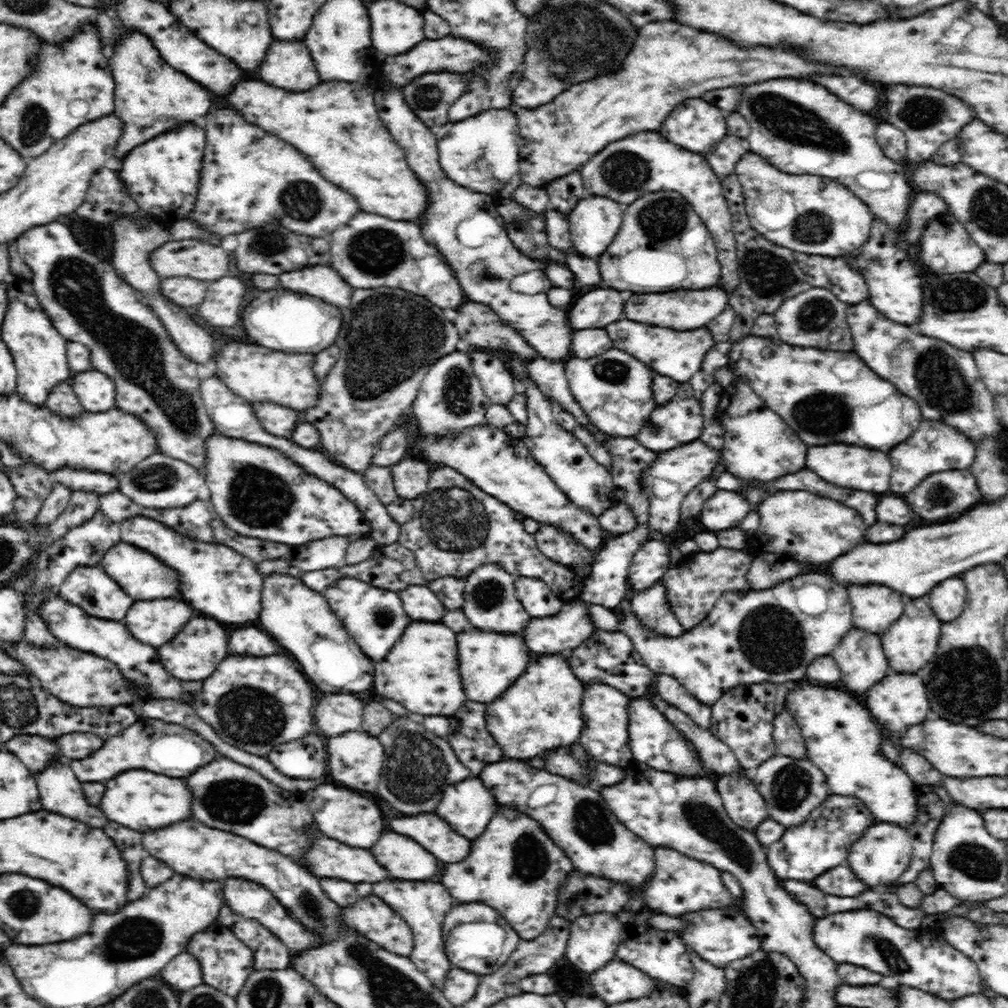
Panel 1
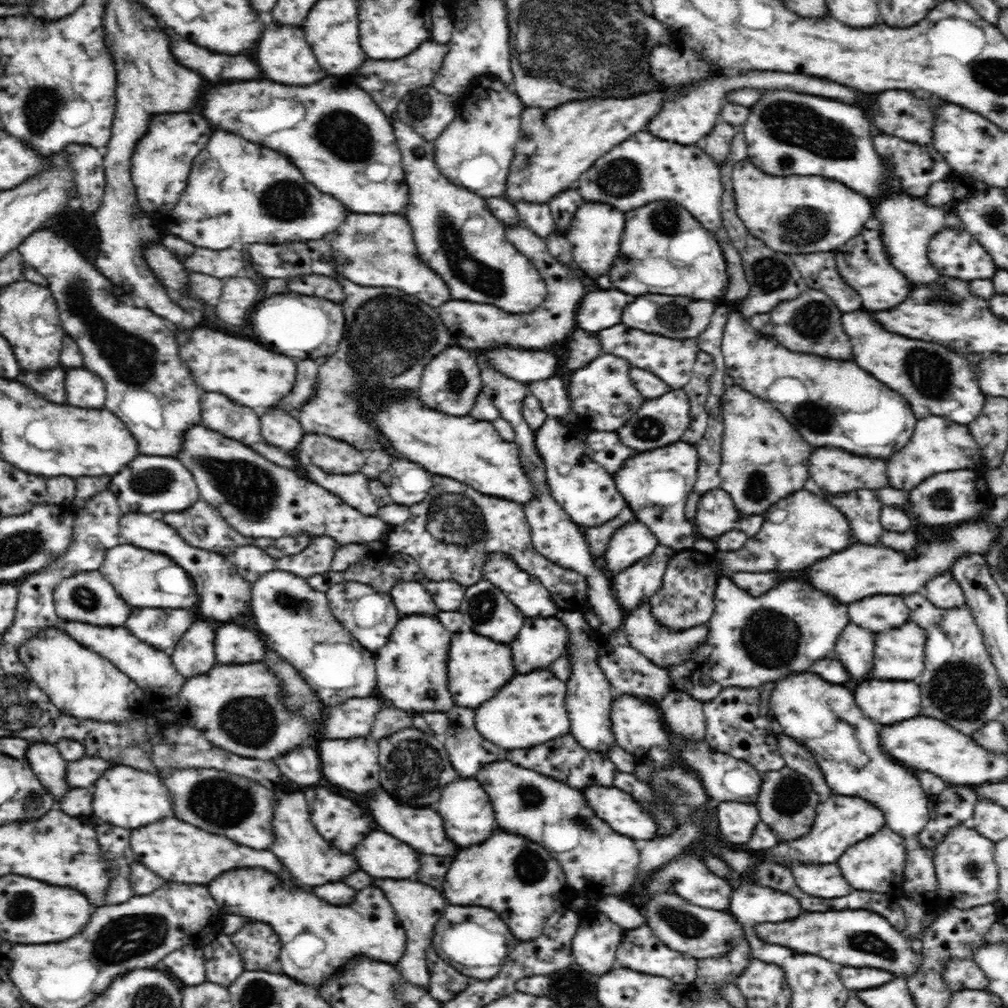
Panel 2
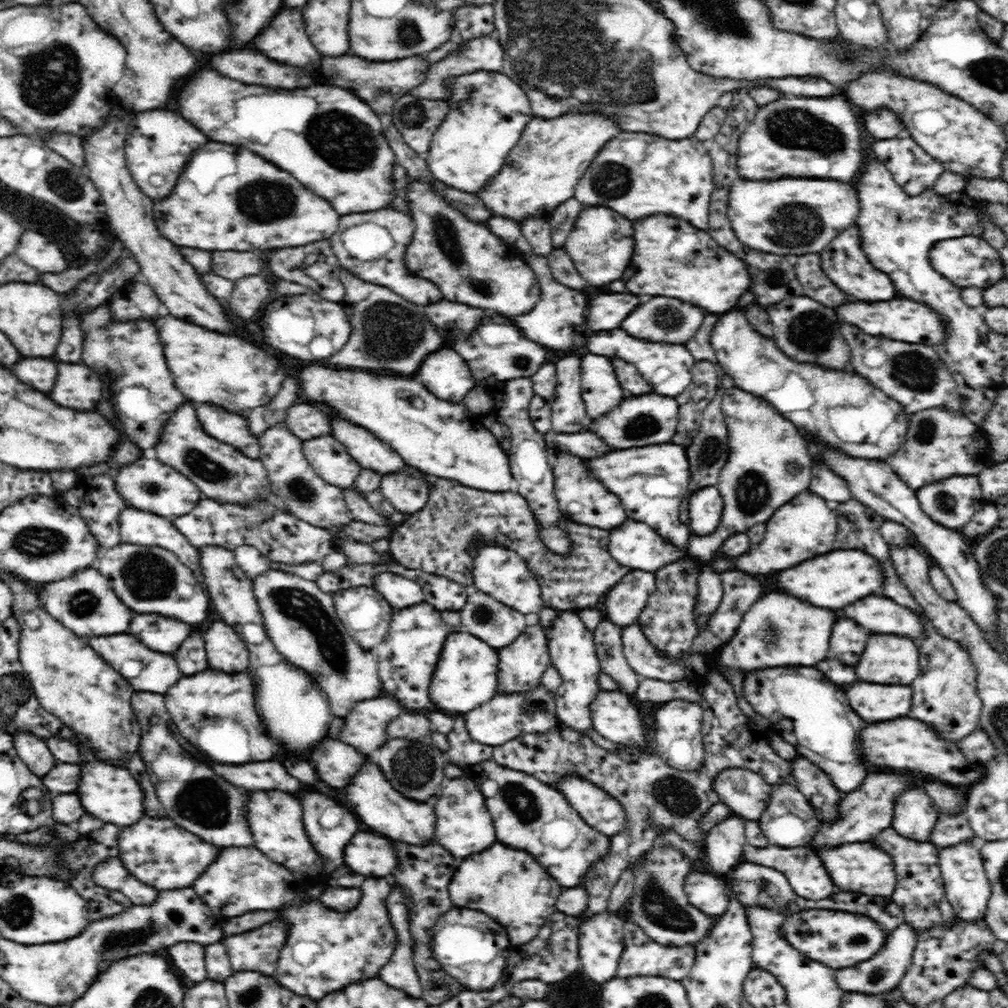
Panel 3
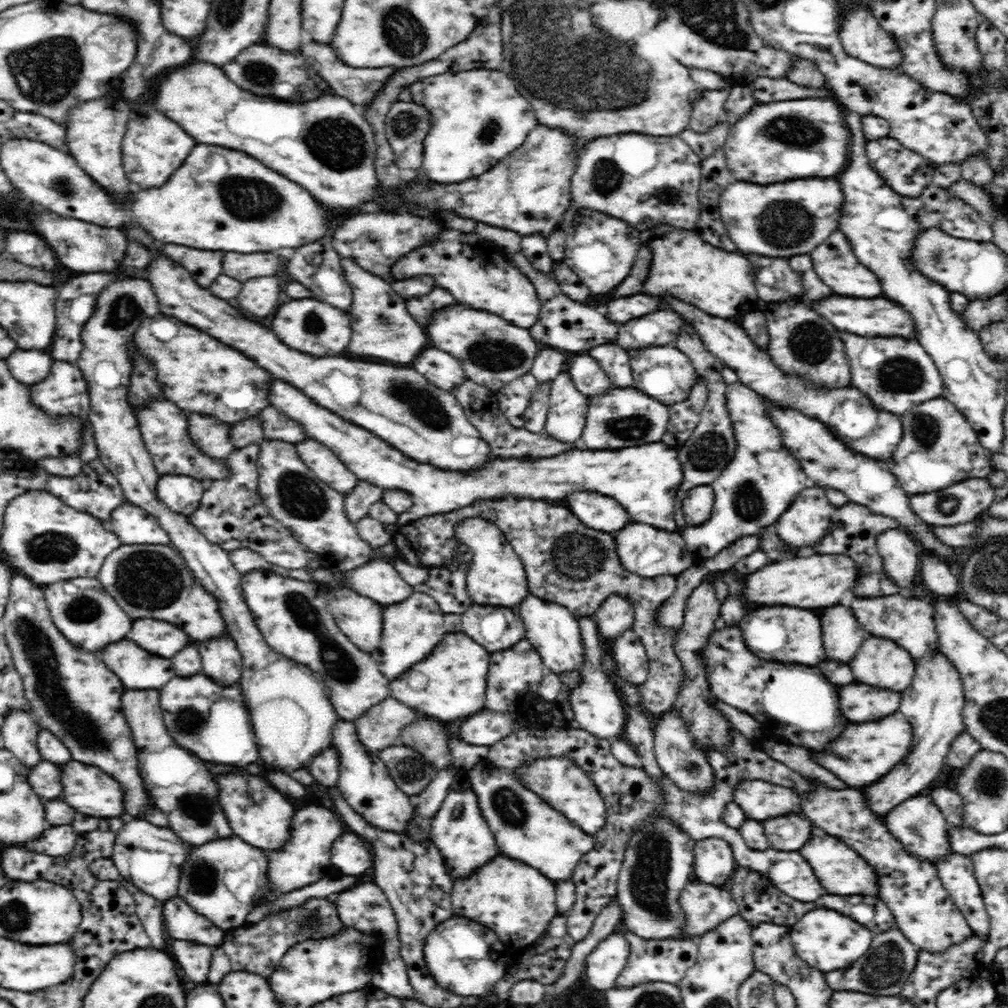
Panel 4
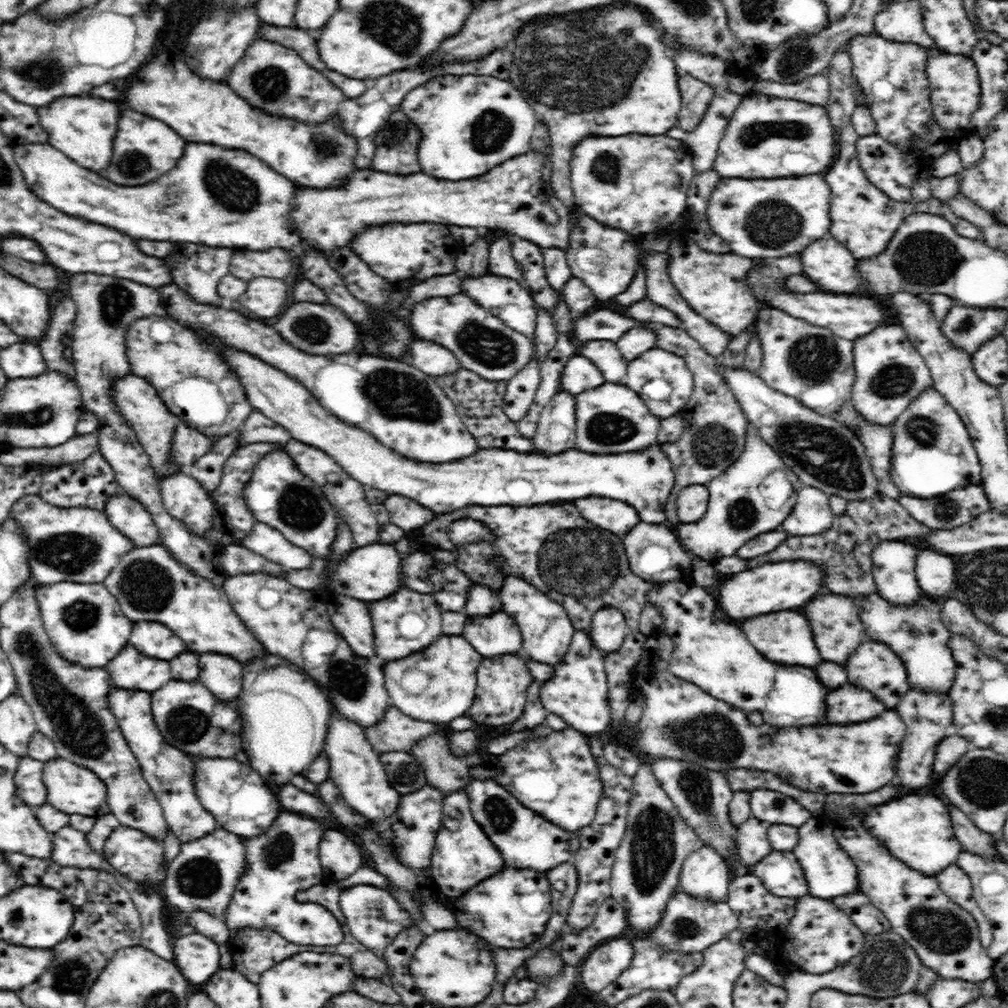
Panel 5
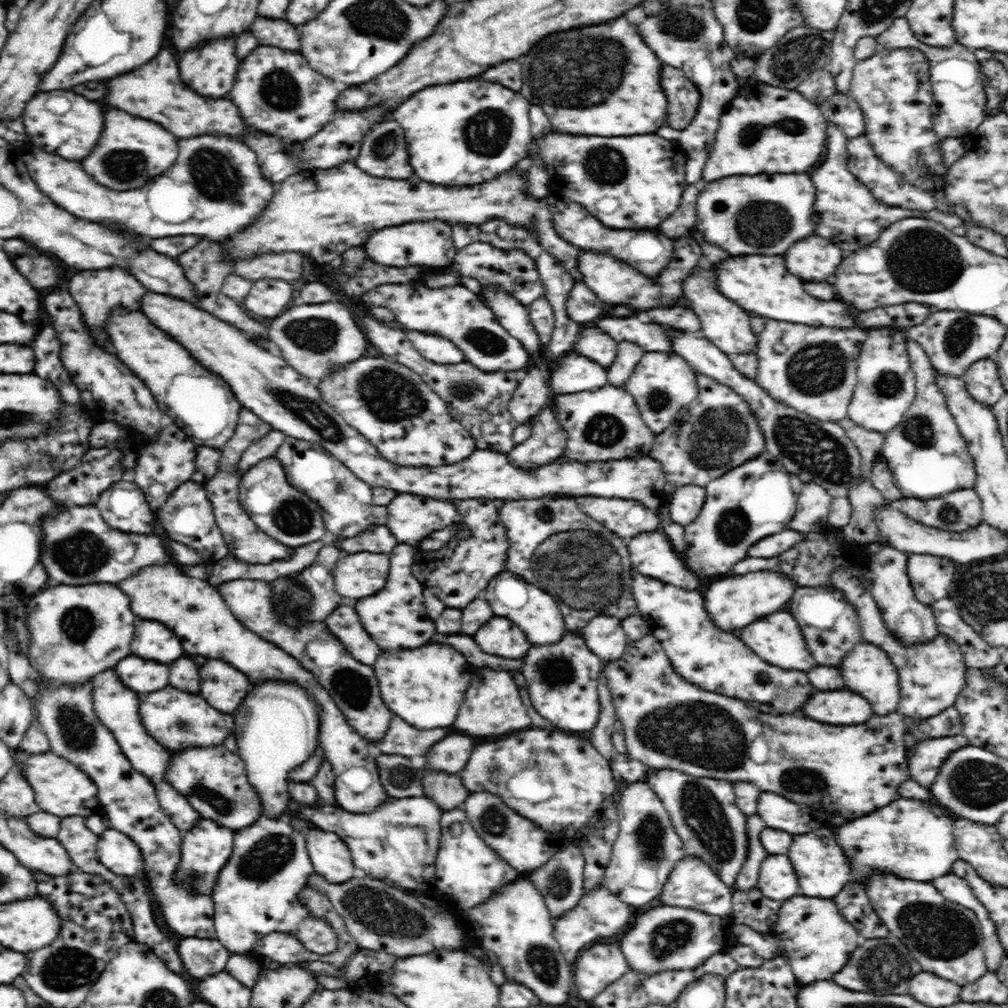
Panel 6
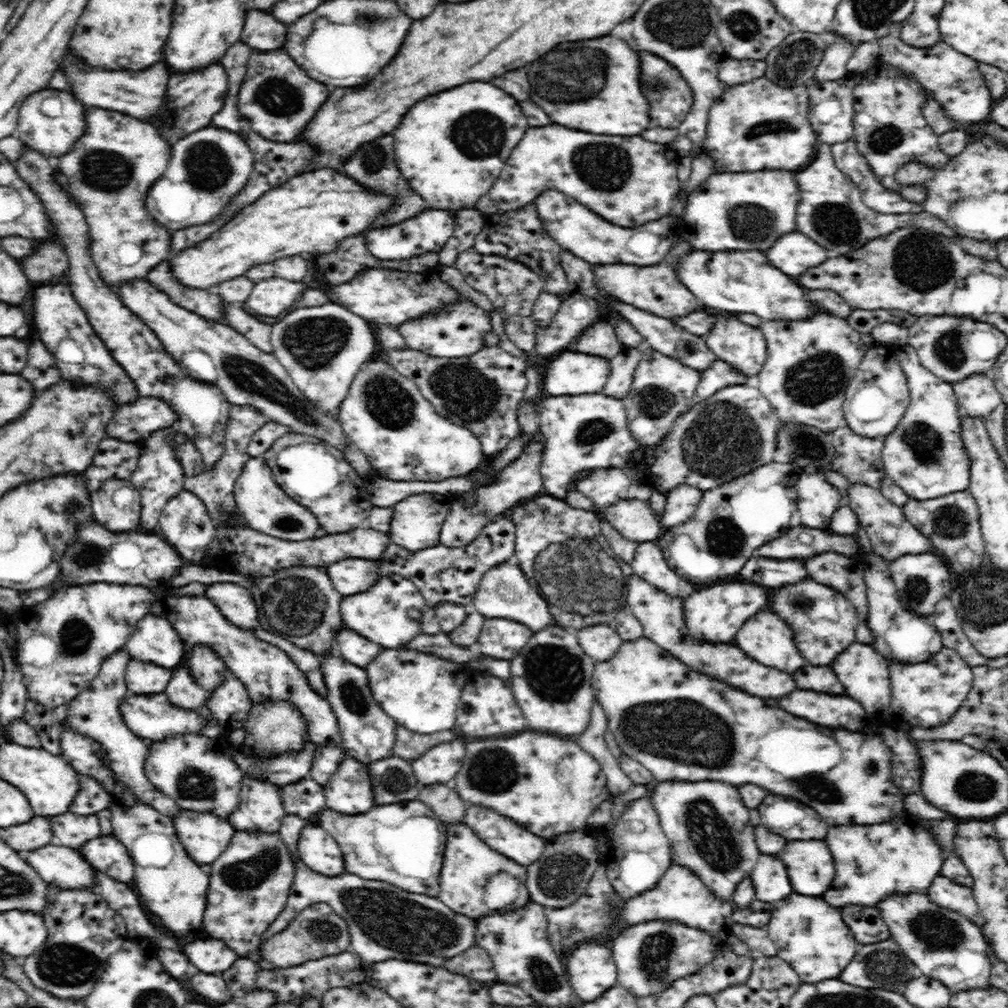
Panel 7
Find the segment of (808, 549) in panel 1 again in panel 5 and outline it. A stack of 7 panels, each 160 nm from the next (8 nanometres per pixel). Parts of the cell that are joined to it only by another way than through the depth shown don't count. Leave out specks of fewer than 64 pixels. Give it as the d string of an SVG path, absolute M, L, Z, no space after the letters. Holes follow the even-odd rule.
M805 485L797 492L790 518L782 522L782 530L790 536L810 536L824 532L833 523L829 496L819 488Z

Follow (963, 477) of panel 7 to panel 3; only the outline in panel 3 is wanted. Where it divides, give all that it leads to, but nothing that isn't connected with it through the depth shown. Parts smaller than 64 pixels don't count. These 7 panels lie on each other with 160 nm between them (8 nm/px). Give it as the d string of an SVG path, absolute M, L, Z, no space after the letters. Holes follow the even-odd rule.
M926 408L924 411L914 412L910 416L908 426L910 428L907 430L904 444L886 462L913 491L946 477L977 476L994 464L985 431L959 410Z

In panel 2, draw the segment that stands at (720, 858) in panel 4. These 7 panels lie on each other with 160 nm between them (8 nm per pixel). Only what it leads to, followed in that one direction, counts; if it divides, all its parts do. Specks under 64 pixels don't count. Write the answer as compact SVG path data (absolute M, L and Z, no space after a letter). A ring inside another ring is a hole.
M724 801L714 806L723 841L731 844L748 843L756 823L760 821L756 804Z

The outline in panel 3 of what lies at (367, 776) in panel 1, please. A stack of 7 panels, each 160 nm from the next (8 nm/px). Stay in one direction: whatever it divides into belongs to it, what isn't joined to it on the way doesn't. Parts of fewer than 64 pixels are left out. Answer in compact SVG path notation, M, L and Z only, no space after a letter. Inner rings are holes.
M327 738L309 757L315 765L318 780L324 780L334 788L344 788L360 772L366 756L339 739Z

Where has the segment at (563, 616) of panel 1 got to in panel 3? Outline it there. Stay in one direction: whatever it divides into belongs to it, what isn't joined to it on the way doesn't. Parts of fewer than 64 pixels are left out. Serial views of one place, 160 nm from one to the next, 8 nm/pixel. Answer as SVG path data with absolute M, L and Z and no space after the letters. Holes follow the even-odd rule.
M538 624L527 626L522 634L504 648L497 650L499 653L498 671L496 672L496 694L513 695L534 690L541 685L542 675L550 664L548 653L548 639Z

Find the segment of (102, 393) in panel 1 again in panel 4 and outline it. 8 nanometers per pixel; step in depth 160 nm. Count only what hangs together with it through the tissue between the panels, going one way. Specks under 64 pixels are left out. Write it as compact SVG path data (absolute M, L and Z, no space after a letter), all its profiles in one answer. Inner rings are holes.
M54 362L52 372L48 374L48 380L44 380L42 384L32 384L28 387L31 392L32 404L42 409L46 415L52 416L72 416L86 419L90 410L90 400L88 387L83 372L80 372L76 366L68 364L68 362Z

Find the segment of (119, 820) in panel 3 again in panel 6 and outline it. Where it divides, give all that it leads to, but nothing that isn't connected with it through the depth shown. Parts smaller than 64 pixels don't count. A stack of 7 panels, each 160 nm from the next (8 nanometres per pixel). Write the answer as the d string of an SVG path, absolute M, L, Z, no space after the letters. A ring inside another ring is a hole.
M18 748L14 749L12 765L14 768L24 769L25 779L34 789L36 803L42 812L48 812L60 818L105 814L104 807L97 796L95 782L83 770L75 768L75 764L71 761L54 754L51 750L42 754L28 754Z

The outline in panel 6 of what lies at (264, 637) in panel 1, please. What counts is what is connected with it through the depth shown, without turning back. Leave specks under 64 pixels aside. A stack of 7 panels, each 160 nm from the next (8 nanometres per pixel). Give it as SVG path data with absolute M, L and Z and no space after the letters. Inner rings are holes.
M207 660L200 668L200 694L208 705L233 715L252 687L248 677L221 660Z

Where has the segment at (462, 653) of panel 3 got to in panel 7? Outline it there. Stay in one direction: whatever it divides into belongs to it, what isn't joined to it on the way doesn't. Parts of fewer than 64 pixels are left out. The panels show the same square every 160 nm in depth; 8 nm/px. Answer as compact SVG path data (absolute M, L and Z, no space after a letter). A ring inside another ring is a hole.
M386 650L374 662L365 666L368 672L368 687L372 697L383 712L394 718L400 726L417 734L432 734L452 730L456 726L456 708L460 702L462 688L471 670L456 663L414 650Z

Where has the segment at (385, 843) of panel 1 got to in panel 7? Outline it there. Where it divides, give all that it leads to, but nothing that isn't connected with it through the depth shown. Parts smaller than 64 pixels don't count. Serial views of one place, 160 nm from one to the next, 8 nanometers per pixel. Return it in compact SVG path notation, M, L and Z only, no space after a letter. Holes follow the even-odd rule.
M306 821L297 843L299 858L306 867L324 876L344 874L344 857L340 846L319 823Z

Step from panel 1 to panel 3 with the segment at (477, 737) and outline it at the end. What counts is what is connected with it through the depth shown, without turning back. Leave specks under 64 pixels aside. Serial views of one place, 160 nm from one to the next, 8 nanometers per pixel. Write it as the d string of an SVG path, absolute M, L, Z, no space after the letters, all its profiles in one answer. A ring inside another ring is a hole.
M462 715L453 716L453 720L454 730L448 734L448 740L450 740L450 752L446 754L448 759L460 768L470 764L478 764L482 760L490 760L494 748L478 744L470 738L470 734L466 732Z

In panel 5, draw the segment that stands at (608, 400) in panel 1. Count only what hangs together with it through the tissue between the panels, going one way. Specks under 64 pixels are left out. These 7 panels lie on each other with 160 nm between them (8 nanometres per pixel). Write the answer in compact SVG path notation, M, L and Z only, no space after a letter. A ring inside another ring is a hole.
M584 356L570 357L560 378L561 390L573 395L599 387L604 383L602 372Z

